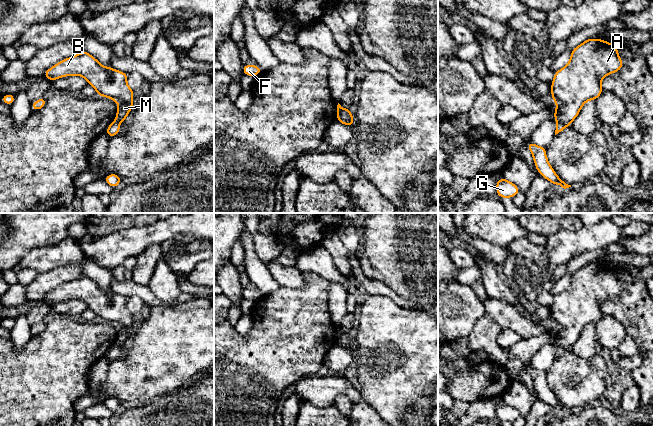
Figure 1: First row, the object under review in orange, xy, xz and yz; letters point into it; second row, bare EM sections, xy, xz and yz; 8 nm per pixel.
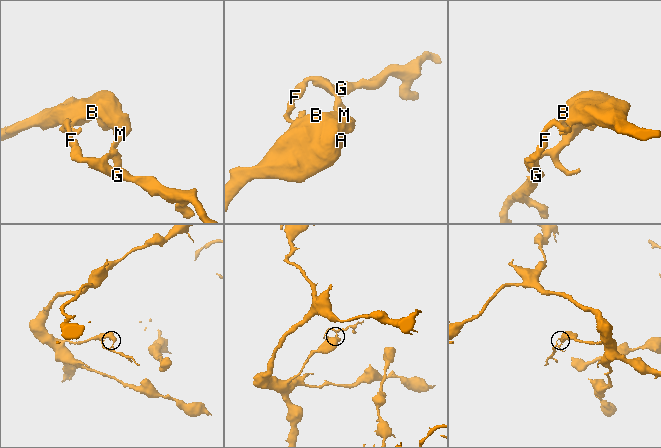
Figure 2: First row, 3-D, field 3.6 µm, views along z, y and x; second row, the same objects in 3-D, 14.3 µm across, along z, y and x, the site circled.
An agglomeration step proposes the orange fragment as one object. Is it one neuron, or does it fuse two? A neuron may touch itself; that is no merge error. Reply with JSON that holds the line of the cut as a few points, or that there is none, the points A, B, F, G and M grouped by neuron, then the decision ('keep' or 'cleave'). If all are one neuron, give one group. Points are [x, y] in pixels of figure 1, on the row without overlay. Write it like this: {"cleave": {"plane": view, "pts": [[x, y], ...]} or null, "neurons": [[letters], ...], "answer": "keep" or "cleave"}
{"cleave": {"plane": "yz", "pts": [[557, 344], [567, 349]]}, "neurons": [["A", "B", "M"], ["F", "G"]], "answer": "cleave"}

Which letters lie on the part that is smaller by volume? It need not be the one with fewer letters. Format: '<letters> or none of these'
F, G

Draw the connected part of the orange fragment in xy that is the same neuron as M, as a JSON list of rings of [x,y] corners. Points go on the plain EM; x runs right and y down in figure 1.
[[[85,274],[79,278],[63,283],[46,294],[43,301],[49,305],[77,299],[85,302],[97,316],[98,320],[110,322],[117,326],[118,334],[115,344],[125,346],[129,335],[134,332],[134,314],[127,309],[128,297],[104,291]]]

